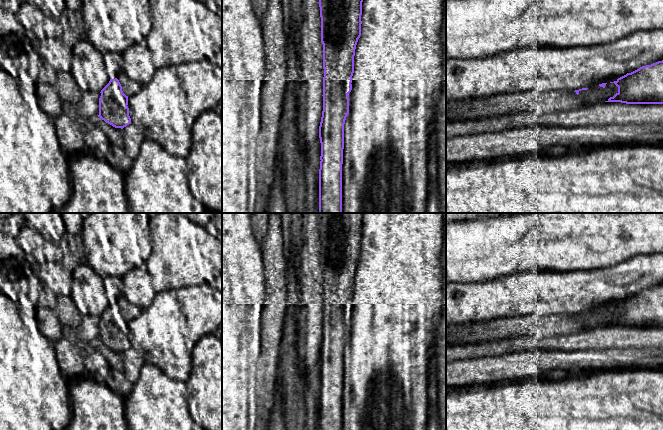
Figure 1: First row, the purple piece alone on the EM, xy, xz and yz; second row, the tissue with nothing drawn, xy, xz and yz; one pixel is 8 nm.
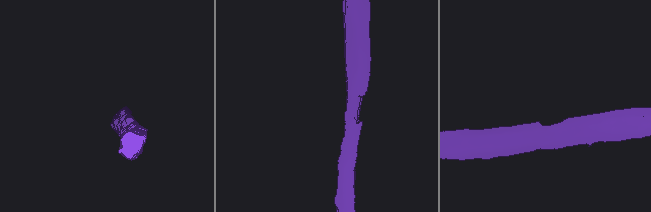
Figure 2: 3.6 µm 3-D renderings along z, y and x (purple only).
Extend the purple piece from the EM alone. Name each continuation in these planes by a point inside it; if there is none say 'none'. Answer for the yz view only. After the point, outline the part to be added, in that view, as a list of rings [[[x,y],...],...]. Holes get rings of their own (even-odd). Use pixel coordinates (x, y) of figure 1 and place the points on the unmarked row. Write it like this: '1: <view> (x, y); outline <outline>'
none

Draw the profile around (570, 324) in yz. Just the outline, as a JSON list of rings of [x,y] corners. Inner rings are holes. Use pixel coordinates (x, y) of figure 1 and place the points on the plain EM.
[[[607,307],[604,312],[595,309],[589,311],[587,314],[579,315],[578,319],[574,315],[566,314],[552,314],[547,316],[530,314],[523,317],[502,317],[490,321],[449,325],[446,326],[446,346],[479,344],[518,337],[528,337],[537,341],[538,344],[544,344],[562,335],[576,334],[599,326],[608,325],[616,317],[618,317],[618,311],[614,307]]]

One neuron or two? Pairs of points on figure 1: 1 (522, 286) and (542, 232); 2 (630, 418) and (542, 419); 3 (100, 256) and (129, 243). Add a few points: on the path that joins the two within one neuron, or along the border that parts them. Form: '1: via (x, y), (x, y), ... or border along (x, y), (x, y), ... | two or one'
1: border along (552, 270), (519, 271), (505, 276) | two
2: via (608, 419), (564, 419) | one
3: via (107, 251), (115, 243), (122, 243) | one

